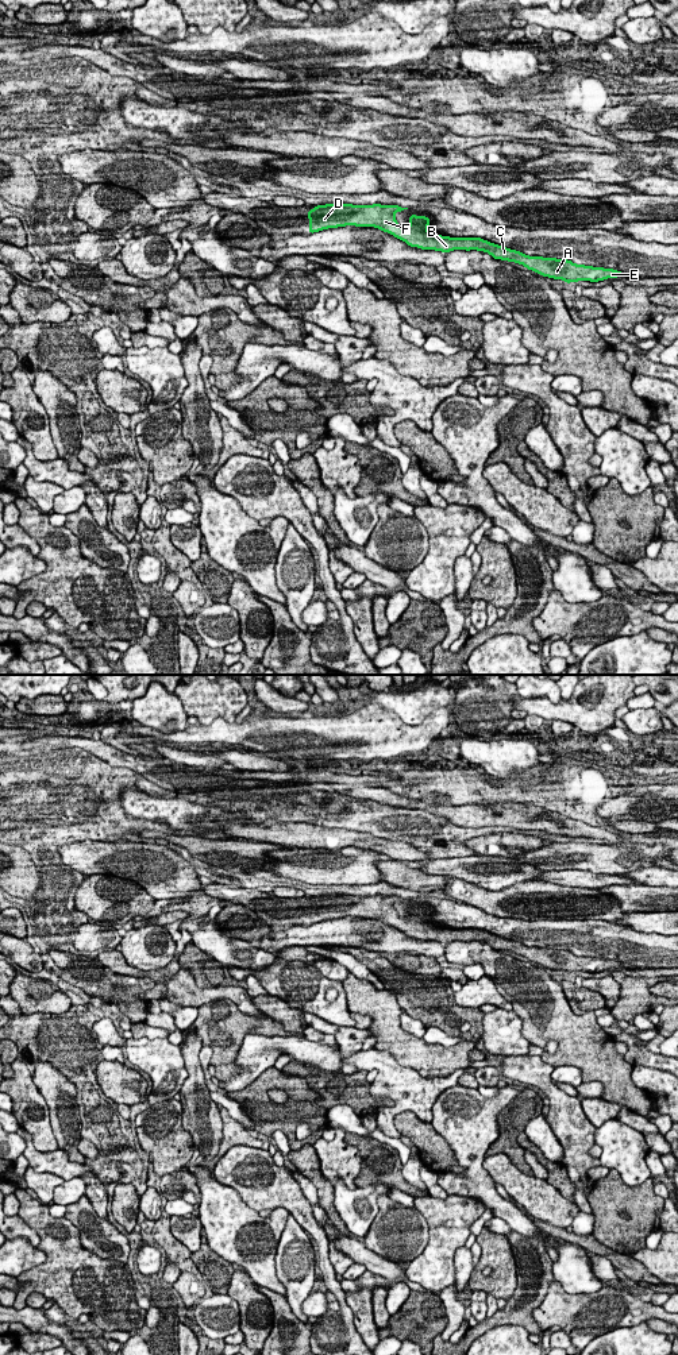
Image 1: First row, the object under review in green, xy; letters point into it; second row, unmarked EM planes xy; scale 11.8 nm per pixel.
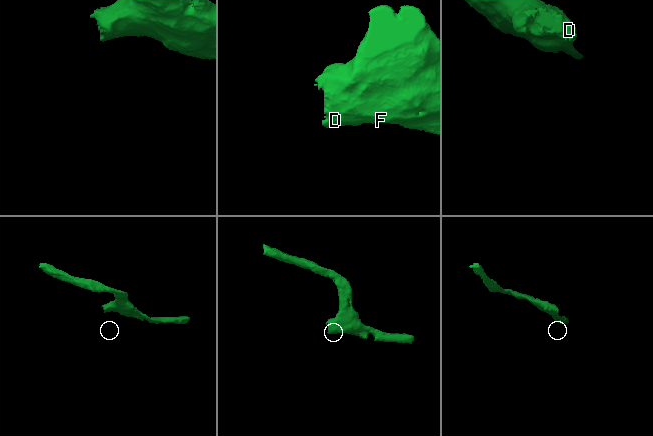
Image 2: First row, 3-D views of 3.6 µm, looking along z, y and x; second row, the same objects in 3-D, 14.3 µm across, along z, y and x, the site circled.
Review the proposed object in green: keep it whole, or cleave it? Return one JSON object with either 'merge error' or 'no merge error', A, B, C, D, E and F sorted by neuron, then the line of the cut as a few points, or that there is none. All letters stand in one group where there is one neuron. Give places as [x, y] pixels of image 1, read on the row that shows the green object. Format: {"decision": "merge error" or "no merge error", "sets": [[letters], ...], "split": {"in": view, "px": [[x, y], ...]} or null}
{"decision": "no merge error", "sets": [["A", "B", "C", "D", "E", "F"]], "split": null}

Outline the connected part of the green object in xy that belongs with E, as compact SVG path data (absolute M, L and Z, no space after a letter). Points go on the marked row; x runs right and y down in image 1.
M381 204L317 205L307 213L307 216L309 217L309 233L346 225L374 227L382 229L384 232L392 233L394 238L405 242L411 247L417 247L421 250L435 250L442 252L450 252L452 250L485 251L494 259L523 265L528 270L532 270L543 277L563 279L566 283L578 281L598 282L621 275L632 277L627 273L613 269L575 265L567 259L529 256L520 251L493 244L481 238L450 238L435 235L434 232L427 229L431 220L425 216L411 215L411 225L401 227L397 223L394 213L404 209L408 208Z

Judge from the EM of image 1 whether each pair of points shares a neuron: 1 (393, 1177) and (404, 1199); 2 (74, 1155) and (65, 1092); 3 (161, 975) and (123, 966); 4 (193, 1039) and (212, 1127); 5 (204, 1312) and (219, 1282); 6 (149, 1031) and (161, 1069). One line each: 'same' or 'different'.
1: different
2: same
3: same
4: same
5: different
6: different

